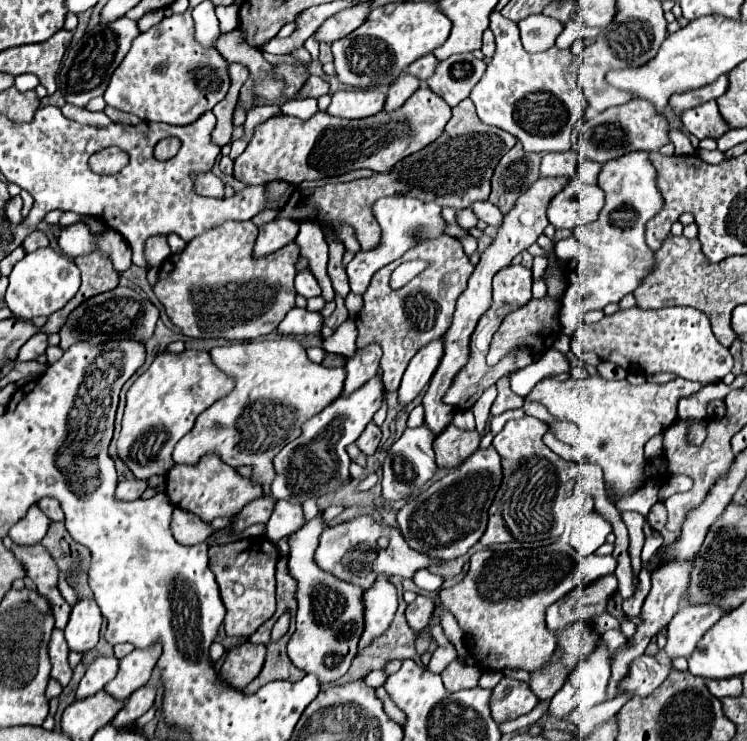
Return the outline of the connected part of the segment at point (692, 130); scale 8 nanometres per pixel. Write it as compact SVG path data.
M705 102L705 104L699 104L691 110L685 110L681 114L681 122L683 122L685 130L699 140L719 138L729 130L727 122L719 114L717 102Z

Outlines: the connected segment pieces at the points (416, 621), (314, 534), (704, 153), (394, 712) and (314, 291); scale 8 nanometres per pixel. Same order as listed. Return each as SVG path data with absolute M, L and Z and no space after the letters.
M417 596L417 598L407 606L405 617L407 622L409 622L409 626L411 626L415 632L421 632L421 630L429 624L429 620L431 620L431 616L433 616L433 610L435 610L435 606L433 606L433 600L431 600L429 596Z
M323 510L309 520L303 528L289 536L289 574L297 580L295 600L297 600L297 630L289 640L289 658L291 662L307 672L317 674L321 684L339 680L351 666L357 644L365 628L363 618L363 588L351 586L325 570L319 570L315 562L315 546L319 546L321 532L325 530Z
M697 149L696 154L705 162L709 164L719 164L725 159L725 154L718 149L705 150Z
M379 687L375 689L377 697L383 702L384 710L389 718L400 725L403 725L406 720L406 716L397 706L392 703L393 701L390 699L386 690L383 687Z
M303 270L303 272L297 274L297 278L295 278L295 290L303 298L313 298L313 296L321 294L319 284L317 284L317 280L313 278L313 274L309 270Z

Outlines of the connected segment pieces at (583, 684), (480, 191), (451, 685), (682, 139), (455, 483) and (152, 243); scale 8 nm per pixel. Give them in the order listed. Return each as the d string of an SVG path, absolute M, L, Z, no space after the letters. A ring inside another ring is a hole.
M603 638L597 640L595 650L585 658L579 660L569 678L565 680L563 688L551 698L549 710L553 716L563 718L575 706L597 706L605 700L605 688L609 682L609 650Z
M469 98L459 102L453 108L453 116L445 126L443 134L431 142L427 148L411 154L409 158L395 164L389 174L373 174L371 178L353 180L345 184L325 184L315 188L311 196L303 198L299 192L293 192L287 204L279 210L277 218L291 220L317 220L335 228L339 224L351 224L355 228L356 238L361 250L368 251L379 246L381 228L371 214L371 204L381 196L413 196L423 202L435 202L439 206L449 206L455 210L469 208L475 200L487 200L491 192L491 176L501 156L515 146L515 138L495 126L479 122L475 106Z
M453 660L443 672L441 678L445 682L447 690L463 690L463 688L474 688L478 686L481 672L476 666L461 664L459 660Z
M671 128L669 134L671 134L671 142L675 144L675 156L691 156L695 152L695 148L691 146L687 136L683 136L681 132L677 132L673 128Z
M493 446L485 450L479 448L461 466L411 498L397 512L397 524L409 548L433 560L455 560L467 554L487 528L487 510L499 490L501 478L503 468L499 452Z
M152 236L146 241L144 254L149 266L159 268L168 257L168 253L170 255L170 248L166 241L166 236Z

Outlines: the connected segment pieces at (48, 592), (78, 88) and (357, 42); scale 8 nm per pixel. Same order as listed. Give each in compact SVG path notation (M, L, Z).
M11 546L15 558L25 566L27 576L37 584L39 594L45 594L49 604L53 606L55 612L55 628L63 630L69 620L71 606L61 598L57 590L57 564L53 562L51 554L41 546Z
M125 16L111 24L101 22L99 26L87 30L83 34L83 38L75 46L69 48L63 68L61 68L61 92L67 98L67 102L75 104L75 106L85 106L91 98L103 96L103 92L111 80L111 74L123 62L123 58L127 56L127 52L131 48L131 40L137 36L139 36L137 22L131 22Z
M395 2L373 8L363 26L359 26L349 36L333 42L337 78L351 88L367 88L373 84L385 84L387 88L413 60L439 48L449 38L449 32L451 32L451 20L439 10L437 2Z

